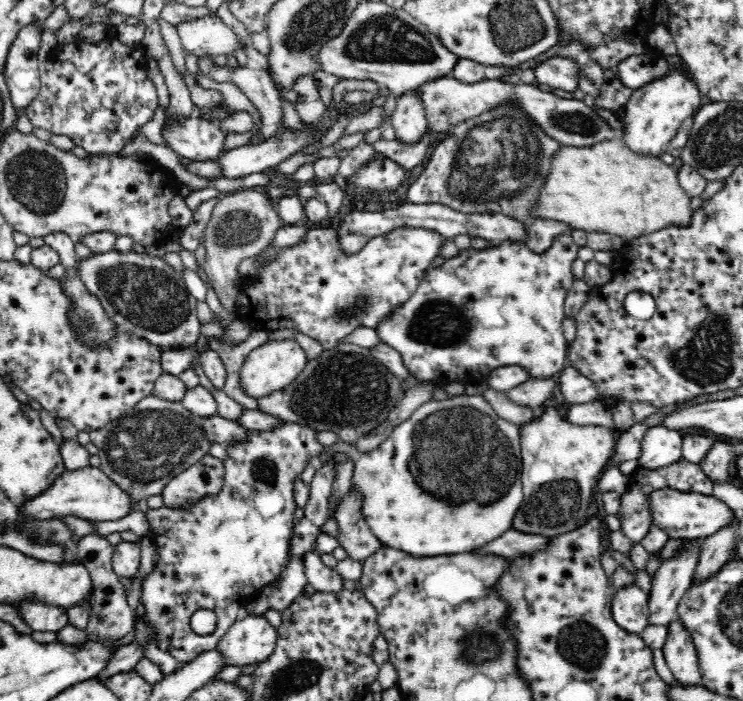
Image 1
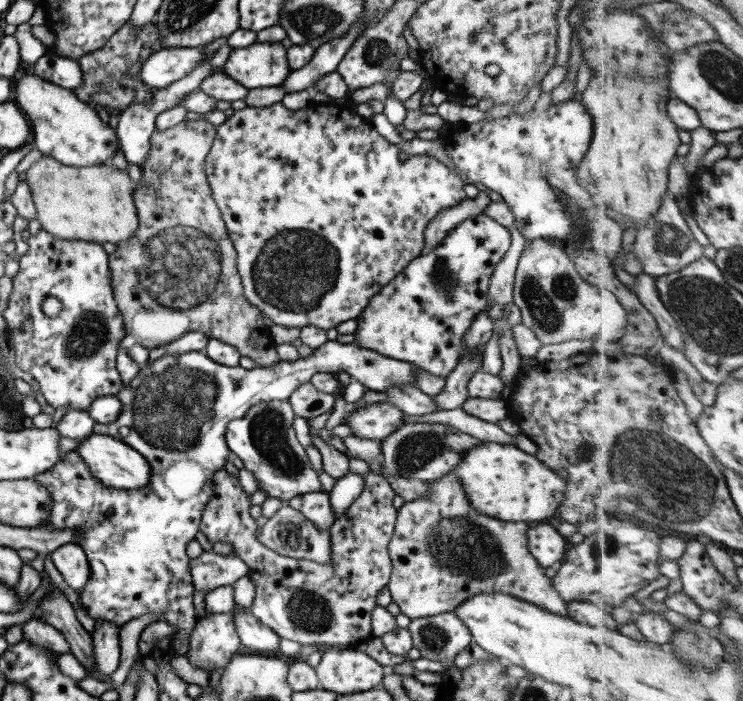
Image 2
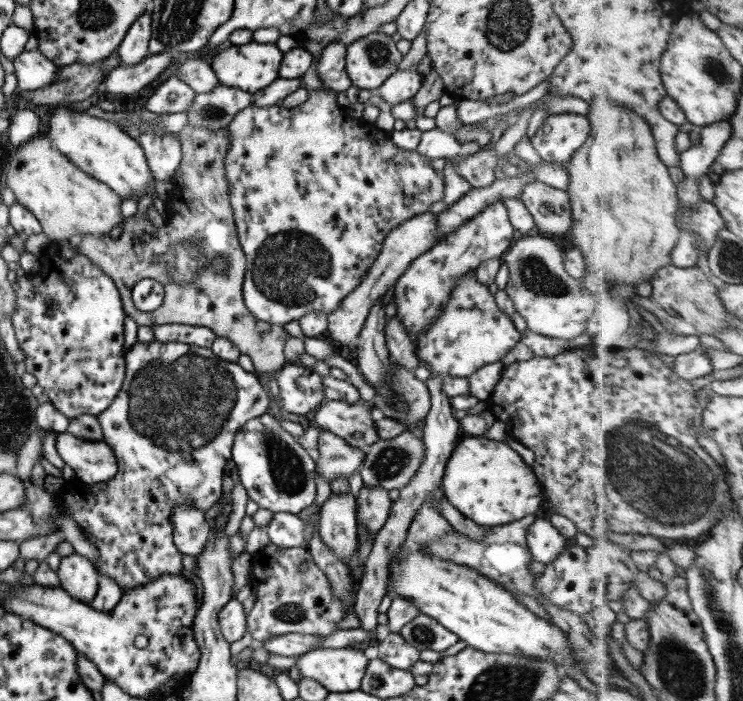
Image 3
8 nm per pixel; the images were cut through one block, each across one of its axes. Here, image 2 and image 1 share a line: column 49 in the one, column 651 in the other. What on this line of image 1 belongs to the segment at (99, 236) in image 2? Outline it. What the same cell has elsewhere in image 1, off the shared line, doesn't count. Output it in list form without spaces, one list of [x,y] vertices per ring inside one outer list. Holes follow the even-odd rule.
[[[622,140],[603,141],[591,148],[582,149],[572,146],[561,146],[558,155],[553,157],[553,168],[551,169],[550,175],[546,179],[543,179],[541,184],[537,186],[537,192],[541,194],[539,208],[534,212],[538,217],[565,222],[573,229],[585,230],[587,233],[604,232],[609,235],[614,234],[614,236],[619,236],[625,241],[640,238],[640,236],[646,236],[652,234],[652,232],[658,232],[658,230],[664,230],[668,226],[688,226],[690,220],[692,220],[692,214],[695,212],[692,209],[693,197],[680,185],[678,172],[671,165],[663,162],[661,158],[640,157],[632,153],[632,150],[628,149]]]

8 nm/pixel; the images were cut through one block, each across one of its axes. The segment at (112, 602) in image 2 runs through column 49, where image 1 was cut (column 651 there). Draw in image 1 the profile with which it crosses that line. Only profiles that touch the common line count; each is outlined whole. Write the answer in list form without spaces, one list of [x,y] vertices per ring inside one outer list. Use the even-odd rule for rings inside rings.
[[[684,457],[678,460],[678,462],[662,468],[648,468],[639,464],[634,470],[634,473],[628,477],[628,490],[622,493],[621,507],[617,514],[621,520],[620,530],[632,542],[640,543],[653,525],[654,517],[652,517],[652,509],[650,509],[650,494],[652,494],[652,492],[656,492],[656,490],[660,490],[660,488],[671,488],[678,492],[694,492],[705,495],[713,494],[713,484],[704,474],[701,466],[684,460]]]

